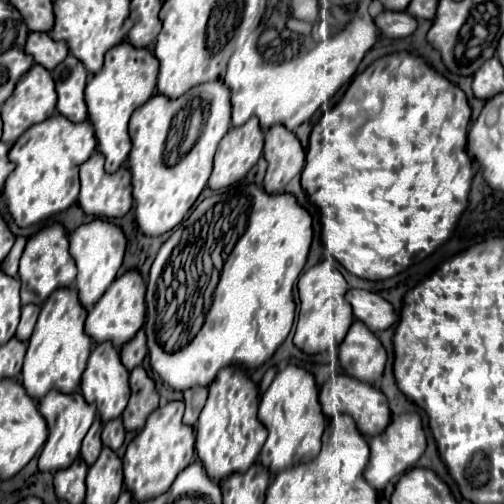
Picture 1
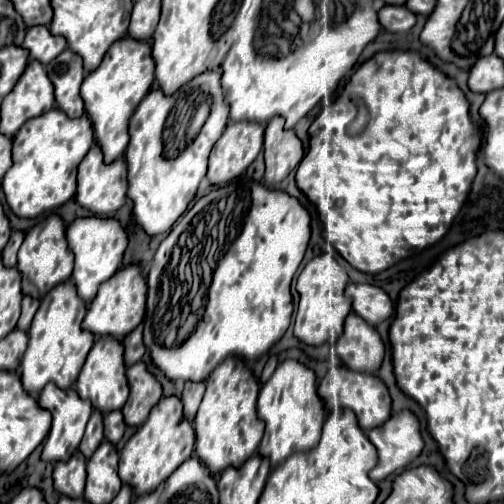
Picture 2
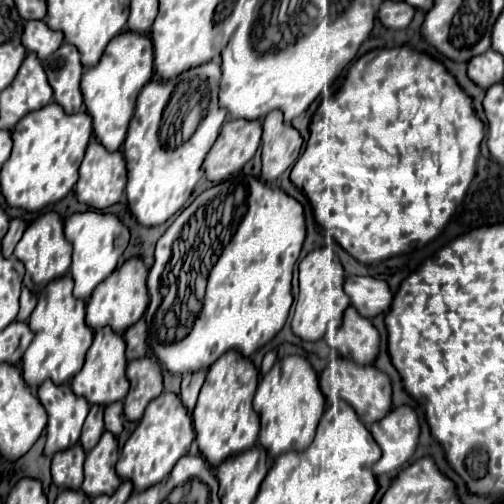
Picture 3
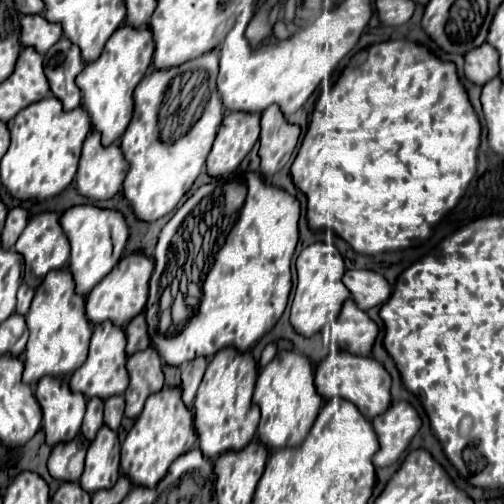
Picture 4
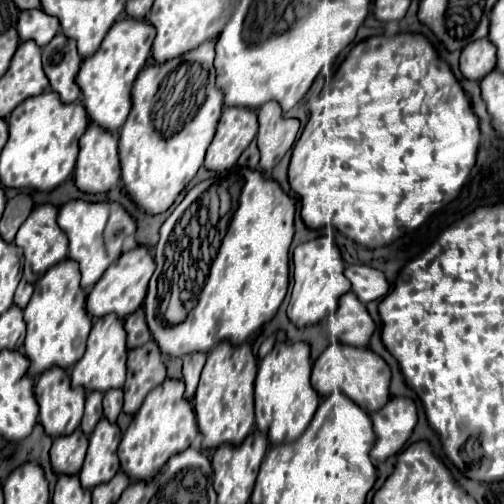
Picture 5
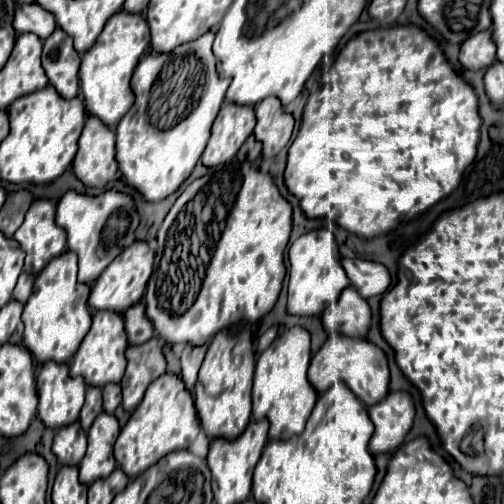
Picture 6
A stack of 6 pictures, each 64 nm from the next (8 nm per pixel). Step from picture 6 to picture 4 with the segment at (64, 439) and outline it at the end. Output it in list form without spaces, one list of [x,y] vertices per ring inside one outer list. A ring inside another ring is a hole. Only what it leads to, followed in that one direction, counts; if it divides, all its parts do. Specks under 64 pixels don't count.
[[[82,434],[68,444],[54,446],[48,460],[48,470],[52,478],[60,482],[78,482],[82,476],[86,450],[88,450],[88,442],[84,440]]]

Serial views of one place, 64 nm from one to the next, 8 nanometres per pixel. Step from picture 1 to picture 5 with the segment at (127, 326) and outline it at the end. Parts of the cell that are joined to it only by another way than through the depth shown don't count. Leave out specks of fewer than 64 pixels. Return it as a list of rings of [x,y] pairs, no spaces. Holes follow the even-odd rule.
[[[138,246],[138,248],[122,254],[108,268],[108,272],[104,272],[104,276],[96,282],[96,286],[90,290],[88,300],[86,300],[88,314],[94,318],[102,318],[106,314],[116,314],[120,320],[124,320],[126,316],[136,312],[144,302],[144,296],[148,290],[148,280],[154,274],[154,268],[156,268],[156,264],[154,264],[148,248],[144,248],[144,246]]]

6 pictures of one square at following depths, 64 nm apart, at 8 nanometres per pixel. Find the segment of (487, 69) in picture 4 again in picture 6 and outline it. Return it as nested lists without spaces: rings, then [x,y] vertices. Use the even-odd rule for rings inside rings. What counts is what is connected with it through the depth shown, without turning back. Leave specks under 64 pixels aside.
[[[480,32],[470,36],[460,46],[460,64],[464,70],[486,70],[496,62],[496,44],[492,32]]]

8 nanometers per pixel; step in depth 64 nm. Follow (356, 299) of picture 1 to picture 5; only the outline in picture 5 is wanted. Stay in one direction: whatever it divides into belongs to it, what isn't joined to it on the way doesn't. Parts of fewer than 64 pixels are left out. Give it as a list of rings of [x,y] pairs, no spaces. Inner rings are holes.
[[[356,264],[356,266],[346,266],[344,276],[350,280],[352,284],[352,292],[356,294],[356,298],[362,304],[380,300],[388,294],[390,284],[386,280],[386,276],[380,270],[374,270],[370,266],[364,264]]]

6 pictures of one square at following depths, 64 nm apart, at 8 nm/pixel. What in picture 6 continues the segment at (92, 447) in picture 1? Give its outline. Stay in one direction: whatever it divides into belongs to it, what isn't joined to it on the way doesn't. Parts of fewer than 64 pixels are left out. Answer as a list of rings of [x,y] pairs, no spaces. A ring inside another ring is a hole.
[[[88,388],[86,390],[86,402],[84,402],[84,408],[80,412],[82,428],[88,430],[98,414],[102,414],[102,390],[100,388]]]

